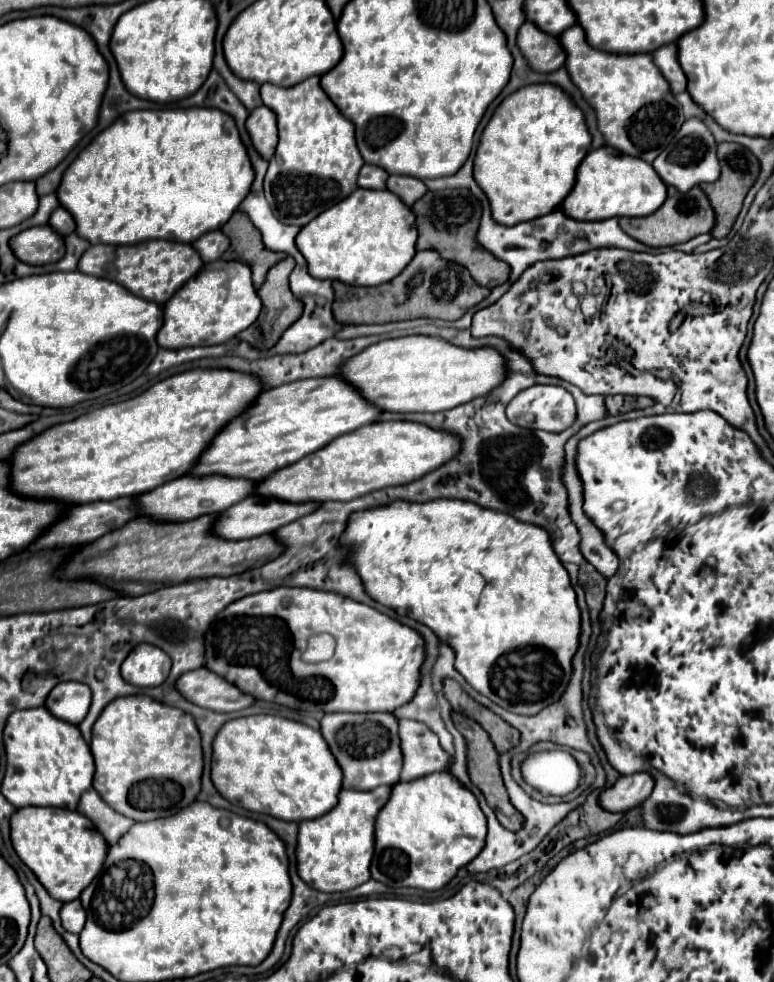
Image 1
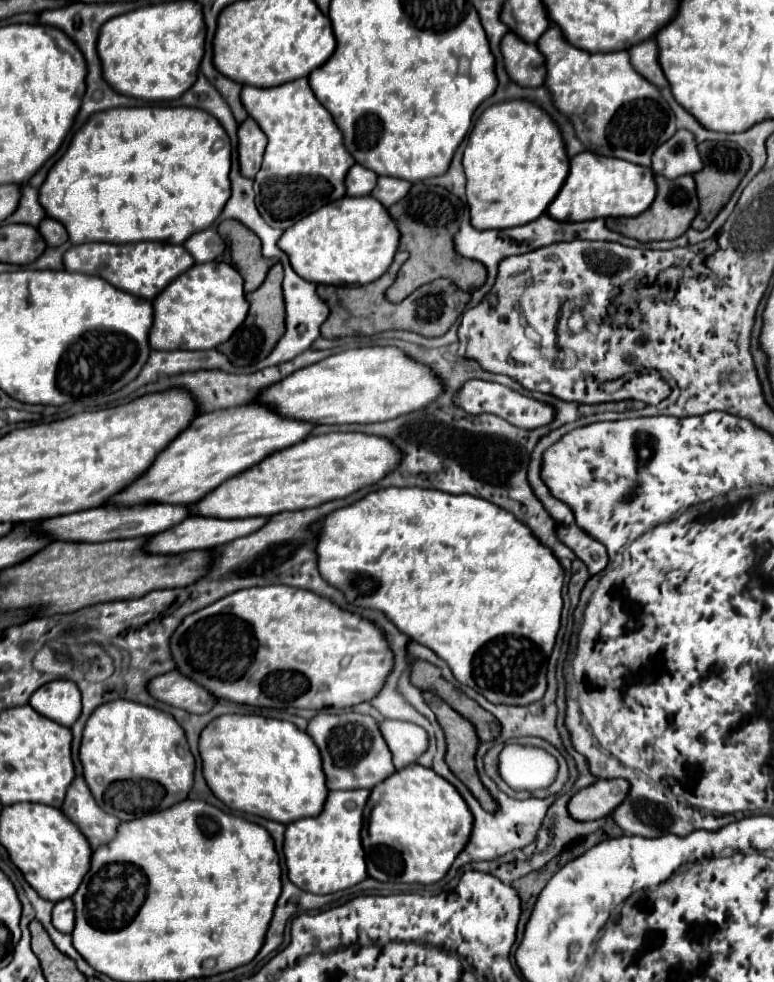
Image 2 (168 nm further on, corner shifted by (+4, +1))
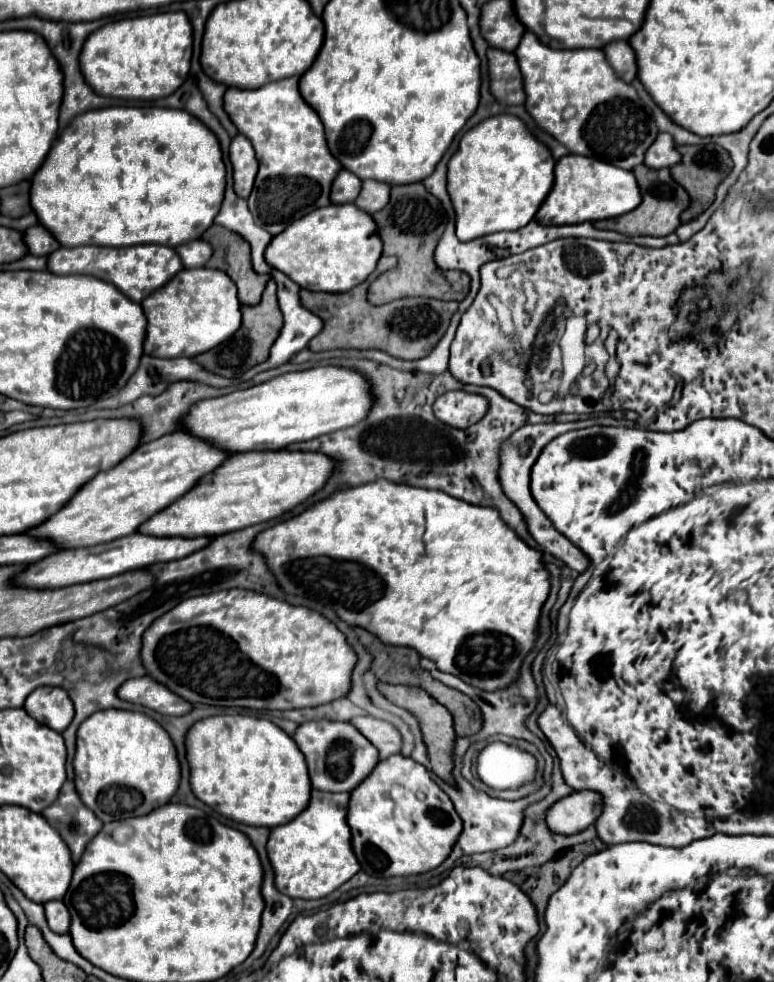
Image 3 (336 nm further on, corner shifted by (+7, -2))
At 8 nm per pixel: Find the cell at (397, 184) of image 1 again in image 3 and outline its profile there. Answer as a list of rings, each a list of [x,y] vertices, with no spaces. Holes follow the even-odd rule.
[[[365,180],[361,184],[361,194],[355,200],[355,206],[359,206],[363,212],[367,214],[375,214],[377,210],[385,208],[389,202],[389,184],[383,182],[373,182],[373,180]]]

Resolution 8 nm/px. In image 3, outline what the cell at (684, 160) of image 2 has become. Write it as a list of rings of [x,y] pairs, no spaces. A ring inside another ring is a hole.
[[[659,132],[659,136],[655,138],[655,142],[645,152],[645,164],[647,166],[665,166],[665,168],[671,168],[677,162],[681,162],[679,156],[681,154],[677,154],[675,142],[673,142],[671,134]]]

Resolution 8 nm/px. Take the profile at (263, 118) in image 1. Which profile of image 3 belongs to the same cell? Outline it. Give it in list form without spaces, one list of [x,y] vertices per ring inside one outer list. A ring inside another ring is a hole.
[[[237,136],[231,142],[229,158],[233,164],[233,178],[235,178],[235,194],[239,198],[249,198],[253,180],[257,174],[257,158],[251,142],[245,136]]]

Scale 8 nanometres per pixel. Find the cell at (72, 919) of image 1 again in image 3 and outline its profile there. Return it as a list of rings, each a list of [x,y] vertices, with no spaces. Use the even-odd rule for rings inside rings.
[[[51,900],[45,906],[45,916],[49,922],[49,928],[57,934],[67,934],[69,932],[69,910],[65,908],[65,904],[61,900]]]

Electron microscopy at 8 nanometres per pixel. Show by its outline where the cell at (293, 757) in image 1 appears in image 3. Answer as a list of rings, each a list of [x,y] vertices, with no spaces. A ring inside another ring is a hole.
[[[241,714],[201,718],[185,734],[185,756],[189,762],[189,774],[193,770],[193,776],[189,778],[193,794],[235,822],[273,828],[281,822],[289,822],[289,818],[293,818],[293,814],[297,814],[297,810],[309,802],[311,786],[309,774],[305,774],[305,758],[301,758],[301,750],[297,750],[293,738],[269,720]]]

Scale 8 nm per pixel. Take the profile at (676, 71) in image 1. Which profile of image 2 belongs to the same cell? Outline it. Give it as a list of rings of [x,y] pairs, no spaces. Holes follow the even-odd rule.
[[[648,39],[636,47],[630,49],[632,51],[632,65],[636,67],[636,71],[640,71],[640,75],[644,75],[650,83],[656,83],[656,87],[668,87],[668,79],[664,77],[664,71],[660,69],[658,63],[658,43],[656,39]]]

